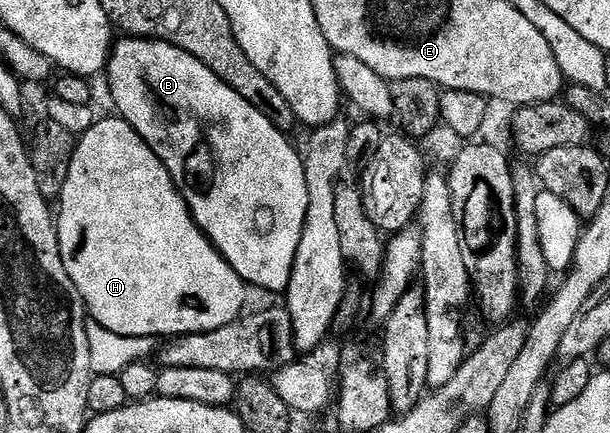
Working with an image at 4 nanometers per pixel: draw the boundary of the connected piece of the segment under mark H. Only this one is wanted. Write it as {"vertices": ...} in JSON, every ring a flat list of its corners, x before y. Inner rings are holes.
{"vertices":[[121,116,106,117,95,120,94,126,77,138,74,147,72,167,68,171,68,183,64,183,64,191,60,198,60,204,56,209,56,224,58,227,58,242,60,243,60,255,64,263,64,271,68,271,68,279,76,287,76,291,82,297,82,303,92,321,116,335,126,337,155,337,157,339,173,339,184,337,187,333,207,333,216,331,228,323,238,320,243,316,246,305,246,292,248,286,240,275,229,265,220,250,213,245,210,238,202,232,190,211,190,205,186,201,186,194,172,179,168,167,164,167,162,160,152,151,150,144,136,132,133,127]]}

